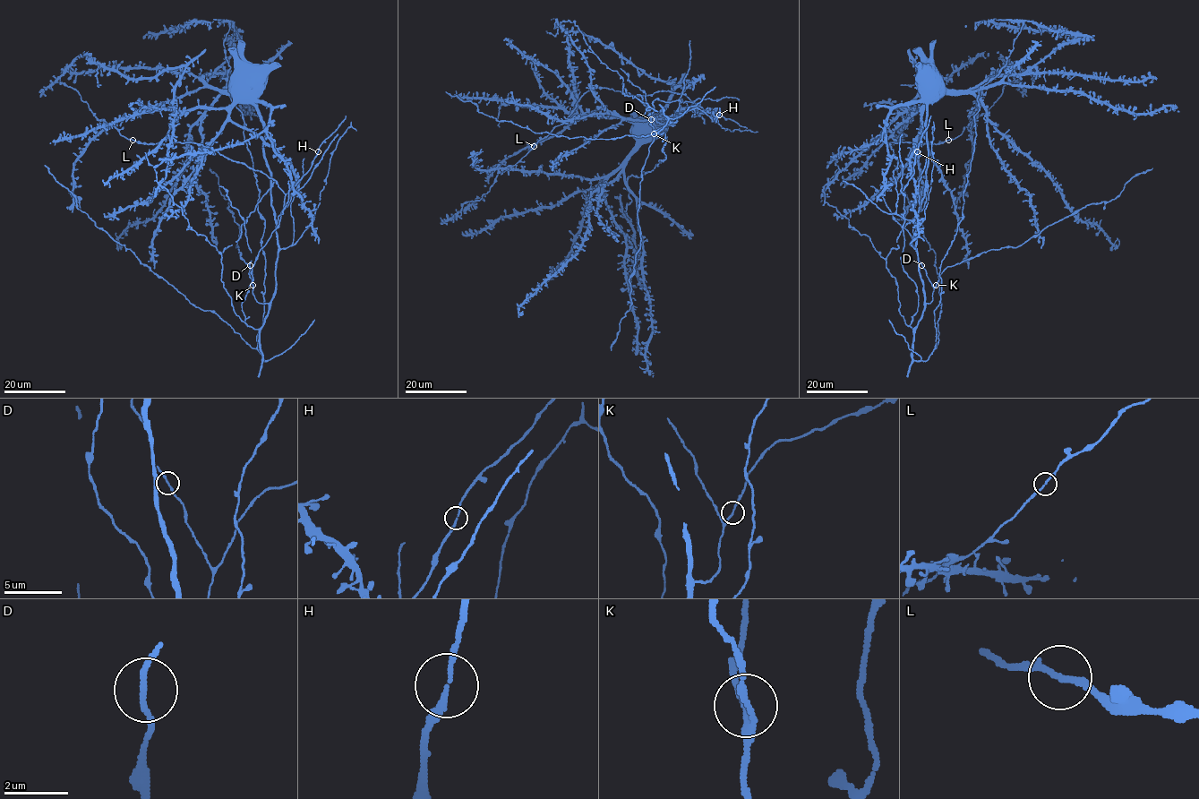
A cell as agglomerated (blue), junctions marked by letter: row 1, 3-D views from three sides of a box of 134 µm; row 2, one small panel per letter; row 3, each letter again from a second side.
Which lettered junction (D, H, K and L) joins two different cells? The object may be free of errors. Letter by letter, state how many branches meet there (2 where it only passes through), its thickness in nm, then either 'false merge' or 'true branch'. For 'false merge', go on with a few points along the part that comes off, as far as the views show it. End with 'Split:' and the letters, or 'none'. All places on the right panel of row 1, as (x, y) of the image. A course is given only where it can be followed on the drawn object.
D: 2 branches meet; 160 nm thick; true branch
H: 2 branches meet; 160 nm thick; true branch
K: 2 branches meet; 150 nm thick; true branch
L: 2 branches meet; 150 nm thick; true branch
Split: none

